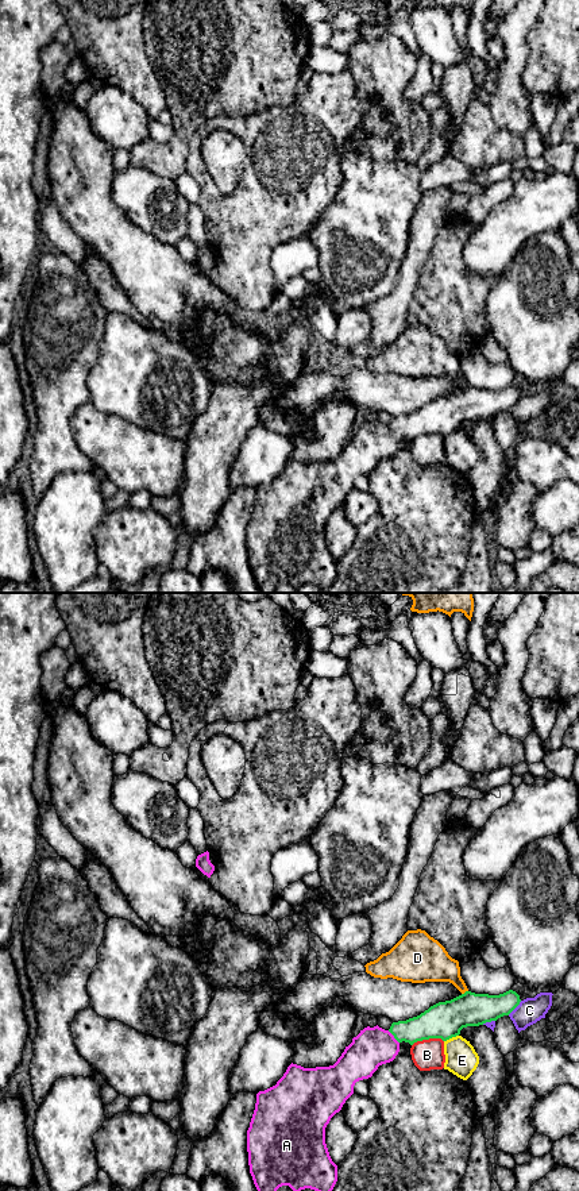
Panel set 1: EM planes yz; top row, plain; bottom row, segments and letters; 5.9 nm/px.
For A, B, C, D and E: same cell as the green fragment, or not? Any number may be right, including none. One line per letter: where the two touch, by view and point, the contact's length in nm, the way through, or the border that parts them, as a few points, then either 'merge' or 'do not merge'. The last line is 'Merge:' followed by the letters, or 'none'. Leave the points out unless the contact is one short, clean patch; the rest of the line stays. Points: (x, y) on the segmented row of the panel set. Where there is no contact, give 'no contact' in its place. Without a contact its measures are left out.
A: yz (394, 1037) | 100 nm | across yz (433, 1022), (401, 1030), (394, 1037), (381, 1047), (373, 1047) | merge
B: yz (427, 1039) | 190 nm | do not merge
C: yz (514, 1008) | 120 nm | do not merge
D: yz (466, 991) | 50 nm | do not merge
E: yz (451, 1037) | 100 nm | along yz (458, 1035), (444, 1041) | do not merge
Merge: A

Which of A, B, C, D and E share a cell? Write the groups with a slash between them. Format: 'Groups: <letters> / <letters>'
Groups: A / B / C / D / E

